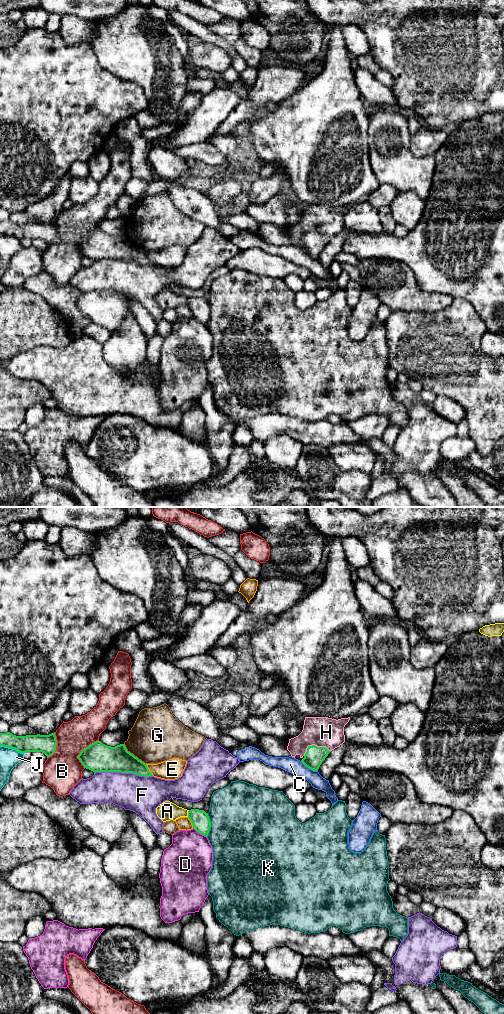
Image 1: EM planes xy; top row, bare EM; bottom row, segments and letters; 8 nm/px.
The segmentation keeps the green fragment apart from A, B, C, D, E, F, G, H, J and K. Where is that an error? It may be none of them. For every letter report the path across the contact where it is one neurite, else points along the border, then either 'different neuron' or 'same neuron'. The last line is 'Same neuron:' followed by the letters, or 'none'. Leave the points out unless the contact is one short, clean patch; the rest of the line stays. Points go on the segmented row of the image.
A: border xy (189, 810), (187, 816); different neuron
B: different neuron
C: different neuron
D: different neuron
E: different neuron
F: different neuron
G: different neuron
H: way xy (313, 758), (315, 746), (326, 732); same neuron
J: different neuron
K: different neuron
Same neuron: H

